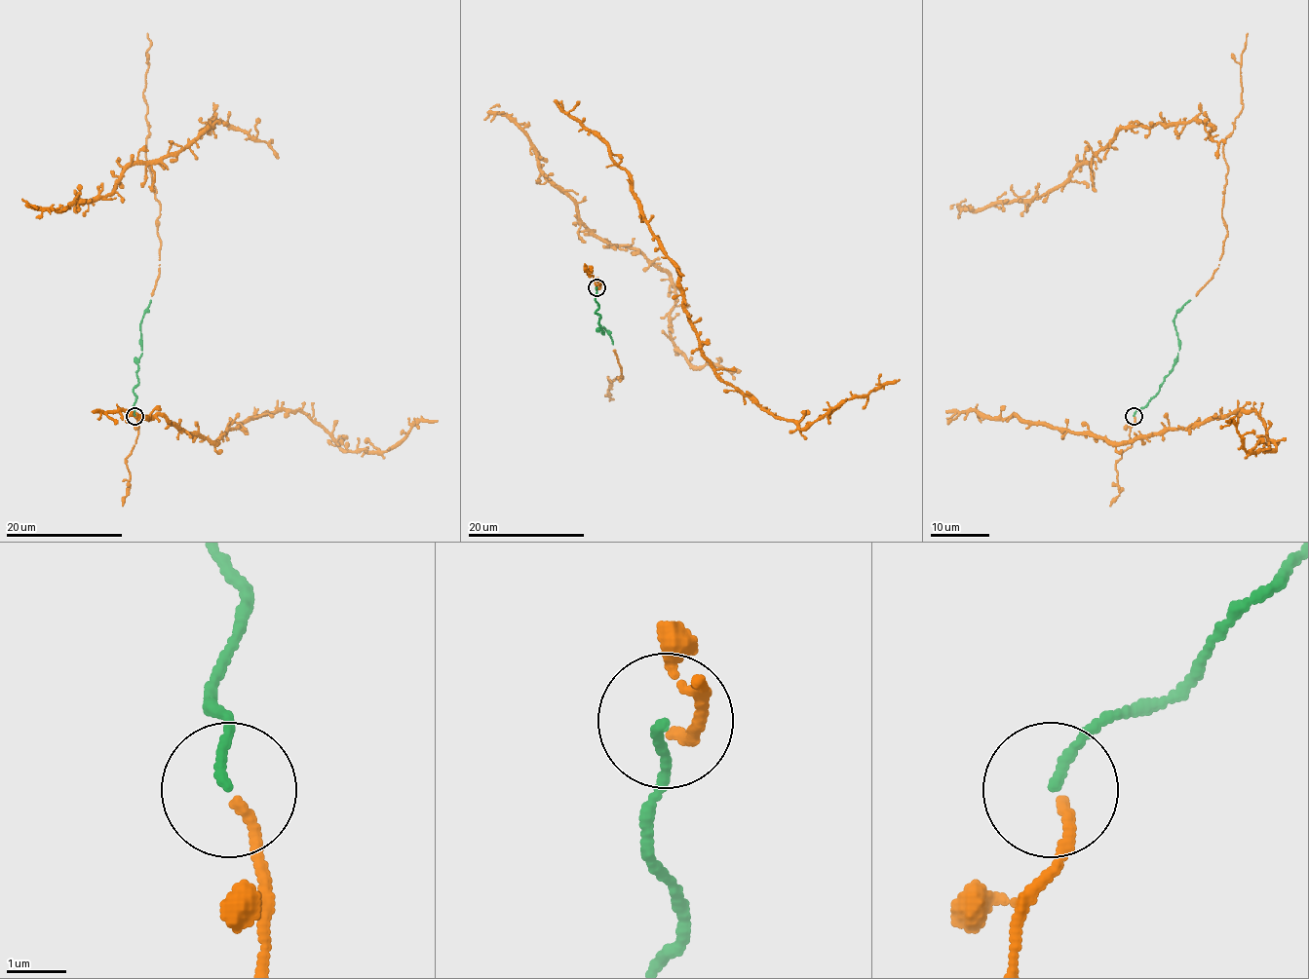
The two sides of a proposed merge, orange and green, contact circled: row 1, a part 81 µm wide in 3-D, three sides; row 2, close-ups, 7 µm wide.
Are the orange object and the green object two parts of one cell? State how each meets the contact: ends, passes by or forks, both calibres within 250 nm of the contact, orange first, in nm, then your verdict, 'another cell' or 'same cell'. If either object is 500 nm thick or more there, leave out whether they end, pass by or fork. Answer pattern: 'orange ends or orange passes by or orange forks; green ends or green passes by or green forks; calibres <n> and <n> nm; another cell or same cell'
orange ends; green ends; calibres 160 and 150 nm; same cell

